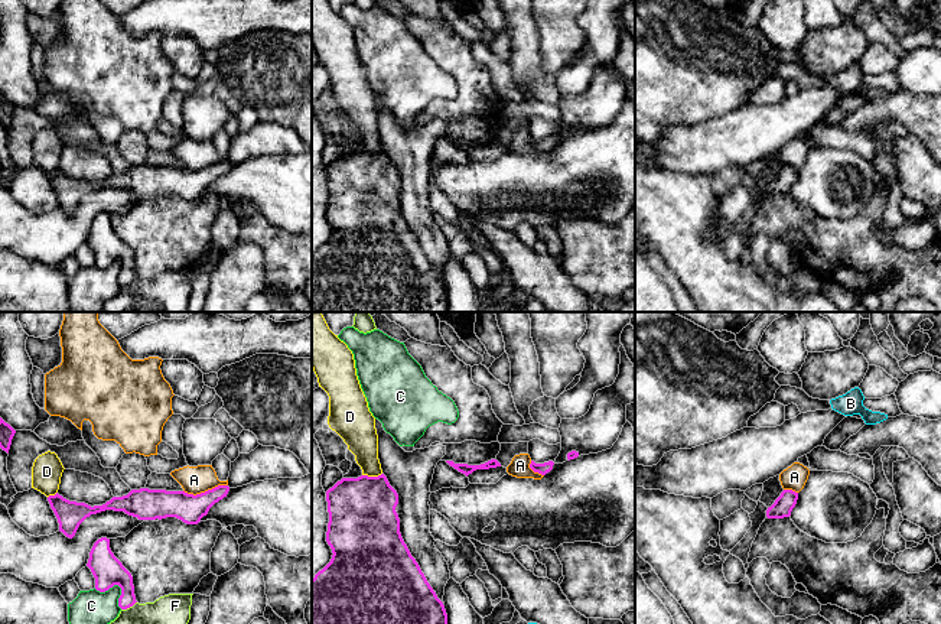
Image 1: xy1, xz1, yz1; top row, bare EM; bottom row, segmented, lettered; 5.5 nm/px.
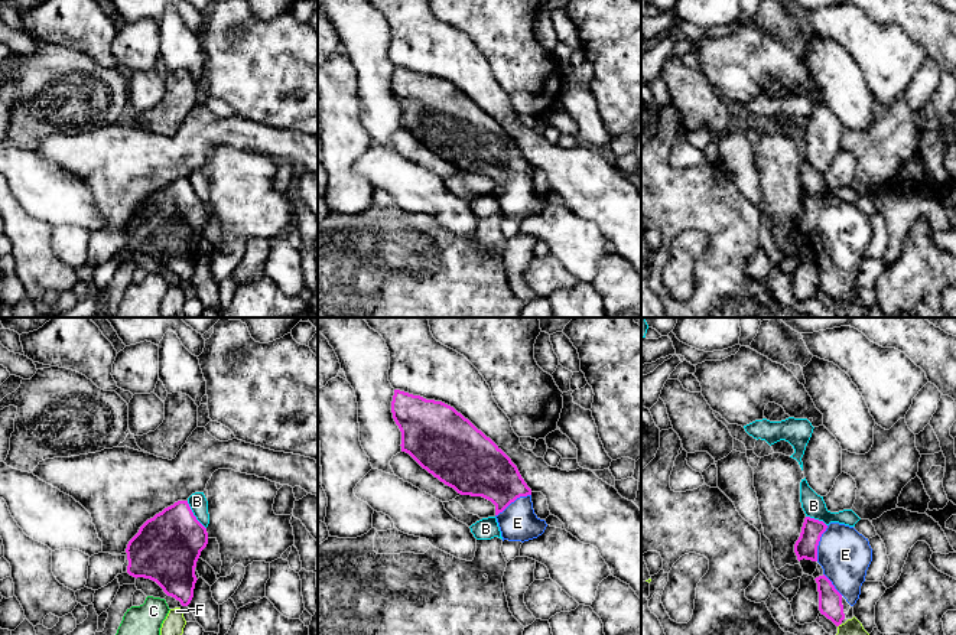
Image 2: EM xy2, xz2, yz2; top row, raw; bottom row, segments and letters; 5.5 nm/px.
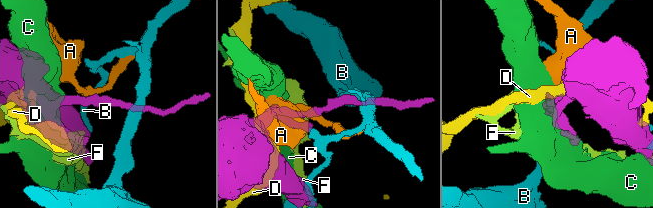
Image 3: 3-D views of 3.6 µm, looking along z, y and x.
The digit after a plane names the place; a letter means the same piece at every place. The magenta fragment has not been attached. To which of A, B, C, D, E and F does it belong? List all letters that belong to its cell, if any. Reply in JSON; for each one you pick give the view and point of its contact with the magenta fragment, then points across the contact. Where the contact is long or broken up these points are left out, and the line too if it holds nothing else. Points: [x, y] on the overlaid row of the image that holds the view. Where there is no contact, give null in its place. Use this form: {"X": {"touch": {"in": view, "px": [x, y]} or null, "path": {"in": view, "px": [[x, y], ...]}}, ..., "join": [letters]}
{"E": {"touch": {"in": "xz2", "px": [513, 501]}}, "join": ["E"]}

